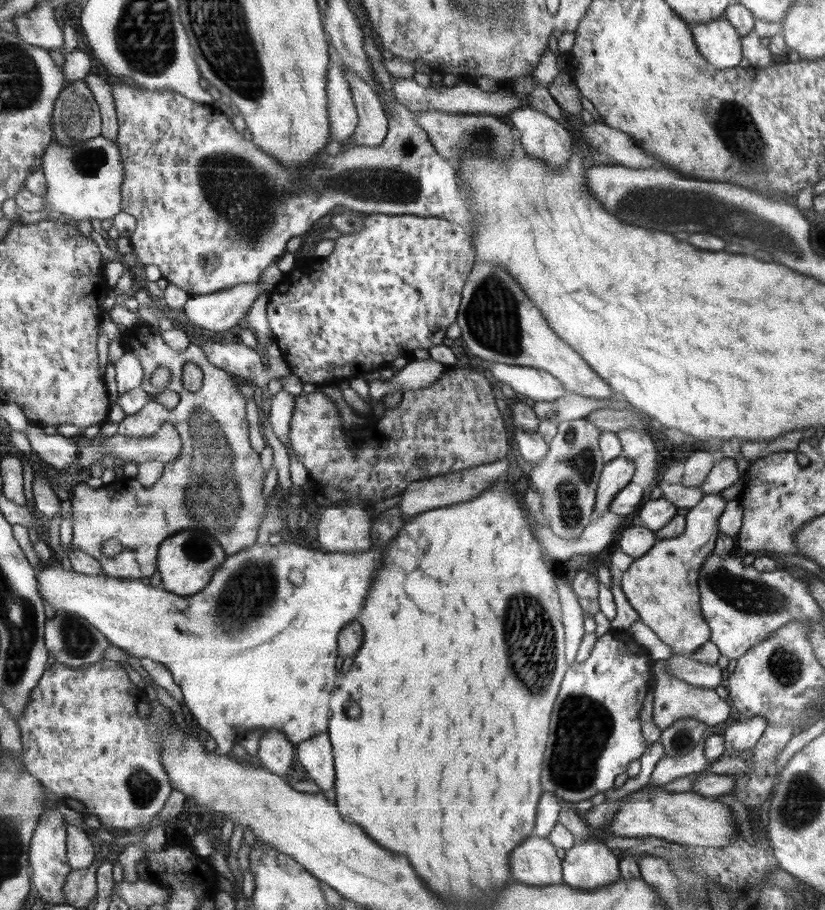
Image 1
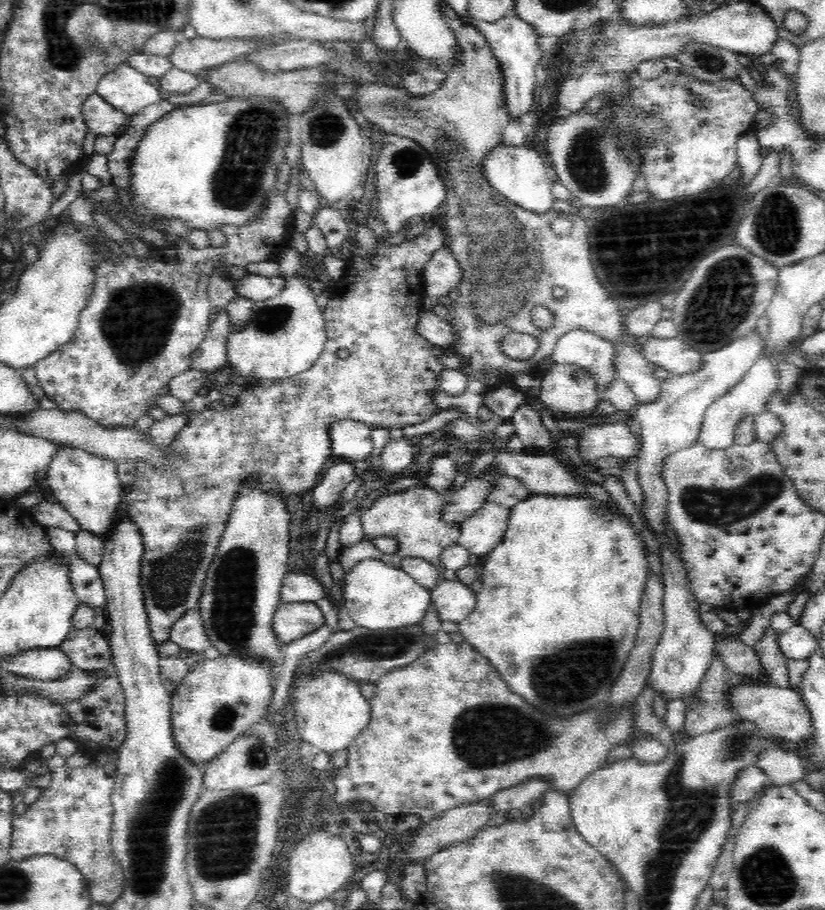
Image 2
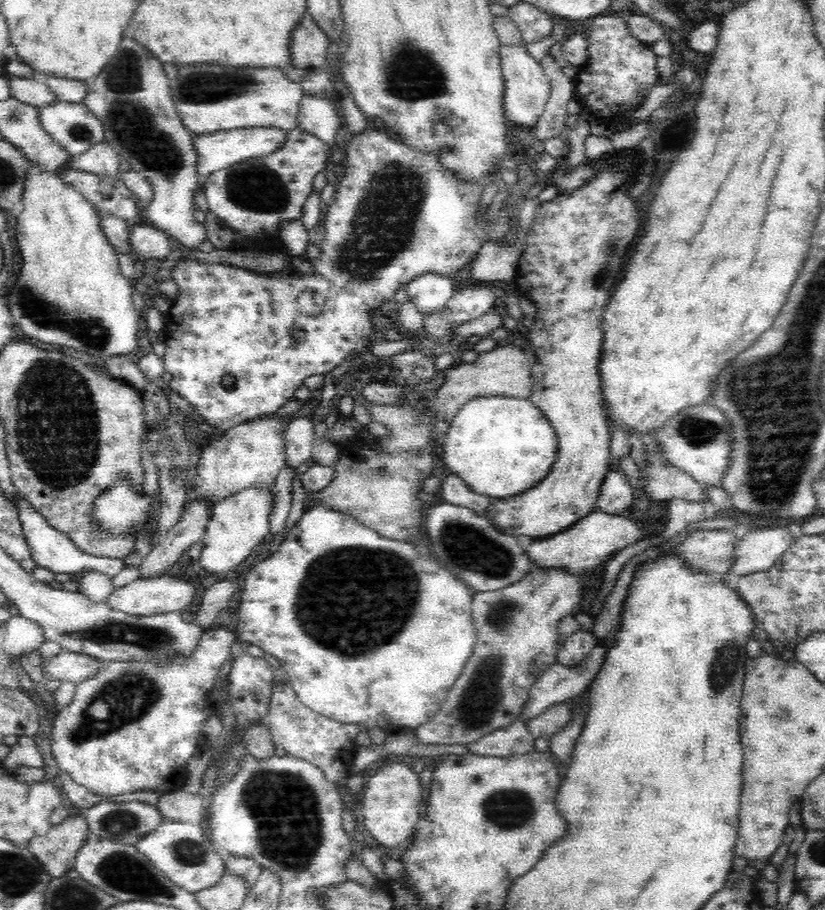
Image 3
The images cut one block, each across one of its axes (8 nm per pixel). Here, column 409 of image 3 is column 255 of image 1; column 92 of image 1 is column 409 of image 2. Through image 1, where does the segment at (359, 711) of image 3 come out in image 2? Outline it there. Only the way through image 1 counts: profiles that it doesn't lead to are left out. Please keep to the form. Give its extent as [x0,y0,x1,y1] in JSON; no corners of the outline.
[345,560,431,630]

